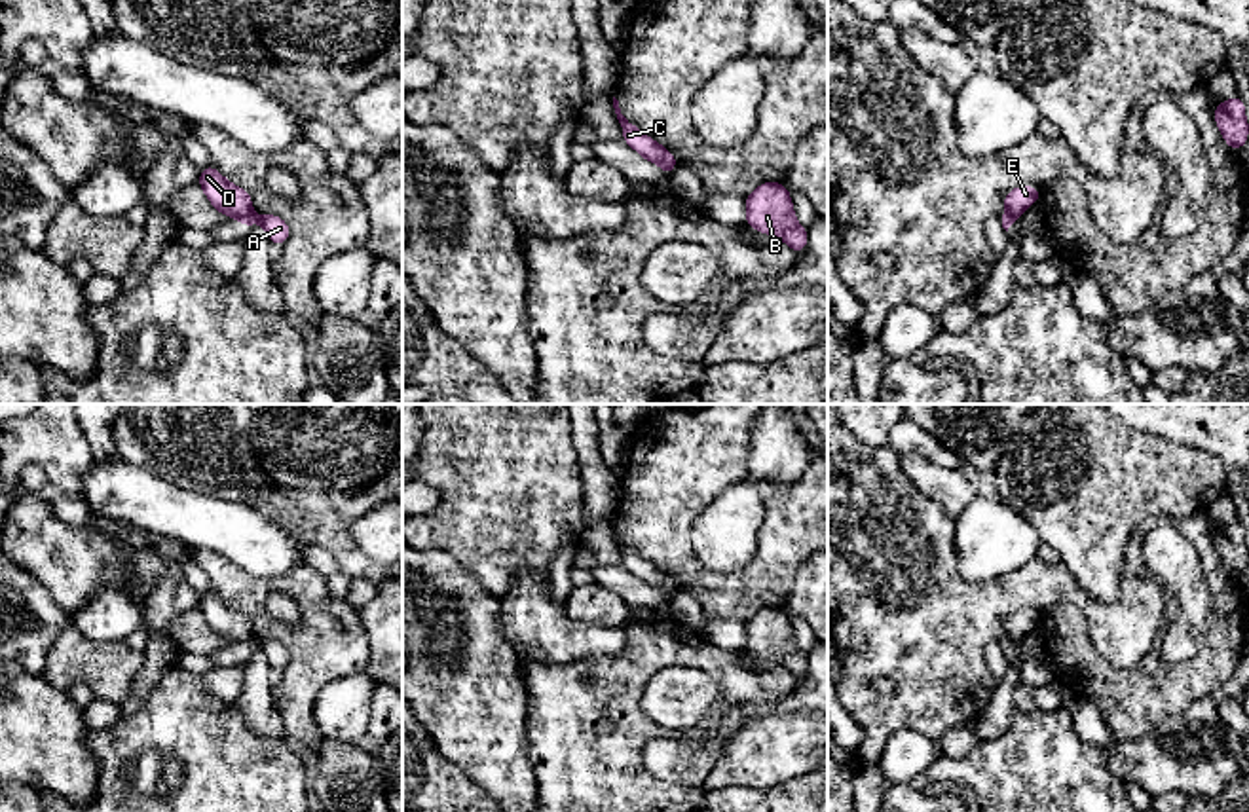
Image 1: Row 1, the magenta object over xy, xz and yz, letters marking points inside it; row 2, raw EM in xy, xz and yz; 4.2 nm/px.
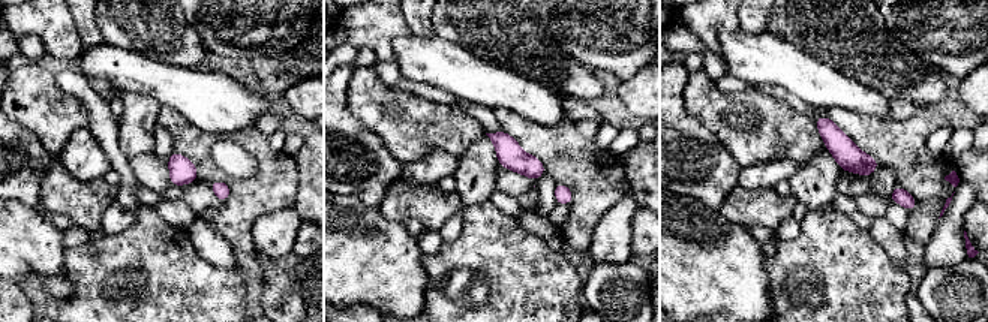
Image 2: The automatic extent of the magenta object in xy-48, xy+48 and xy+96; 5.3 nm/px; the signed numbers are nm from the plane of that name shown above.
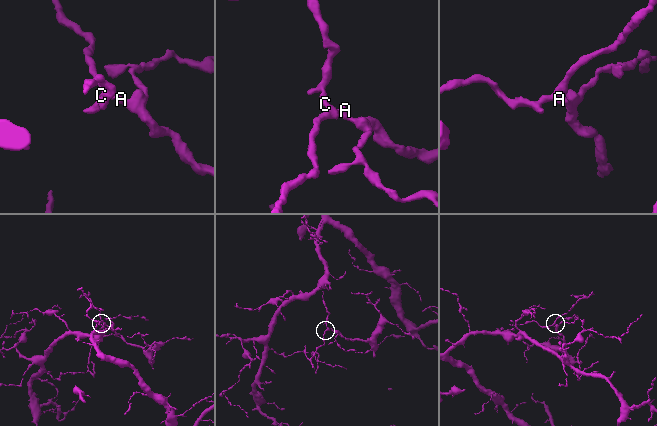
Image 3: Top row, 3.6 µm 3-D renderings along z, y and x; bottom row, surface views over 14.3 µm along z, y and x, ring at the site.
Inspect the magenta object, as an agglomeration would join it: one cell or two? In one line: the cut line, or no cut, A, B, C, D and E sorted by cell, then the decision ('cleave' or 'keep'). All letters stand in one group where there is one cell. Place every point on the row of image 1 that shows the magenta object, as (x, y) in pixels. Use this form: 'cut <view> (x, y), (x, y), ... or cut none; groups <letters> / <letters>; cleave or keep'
cut xy (249, 213), (238, 219); groups A B / C D E; cleave

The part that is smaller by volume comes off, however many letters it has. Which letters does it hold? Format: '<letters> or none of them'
A, B

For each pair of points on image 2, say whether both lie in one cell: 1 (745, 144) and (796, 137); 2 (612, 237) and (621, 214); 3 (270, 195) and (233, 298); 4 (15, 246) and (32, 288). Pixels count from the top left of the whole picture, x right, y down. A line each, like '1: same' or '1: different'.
1: same
2: same
3: different
4: different

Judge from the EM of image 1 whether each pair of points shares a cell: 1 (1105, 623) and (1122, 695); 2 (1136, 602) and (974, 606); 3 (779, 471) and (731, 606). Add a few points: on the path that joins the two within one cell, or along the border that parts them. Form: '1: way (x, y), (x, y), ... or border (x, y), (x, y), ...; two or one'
1: border (1086, 630), (1118, 666), (1153, 644); two
2: way (1096, 609), (1071, 590), (1014, 592); one
3: border (748, 435), (748, 473), (752, 479); two

